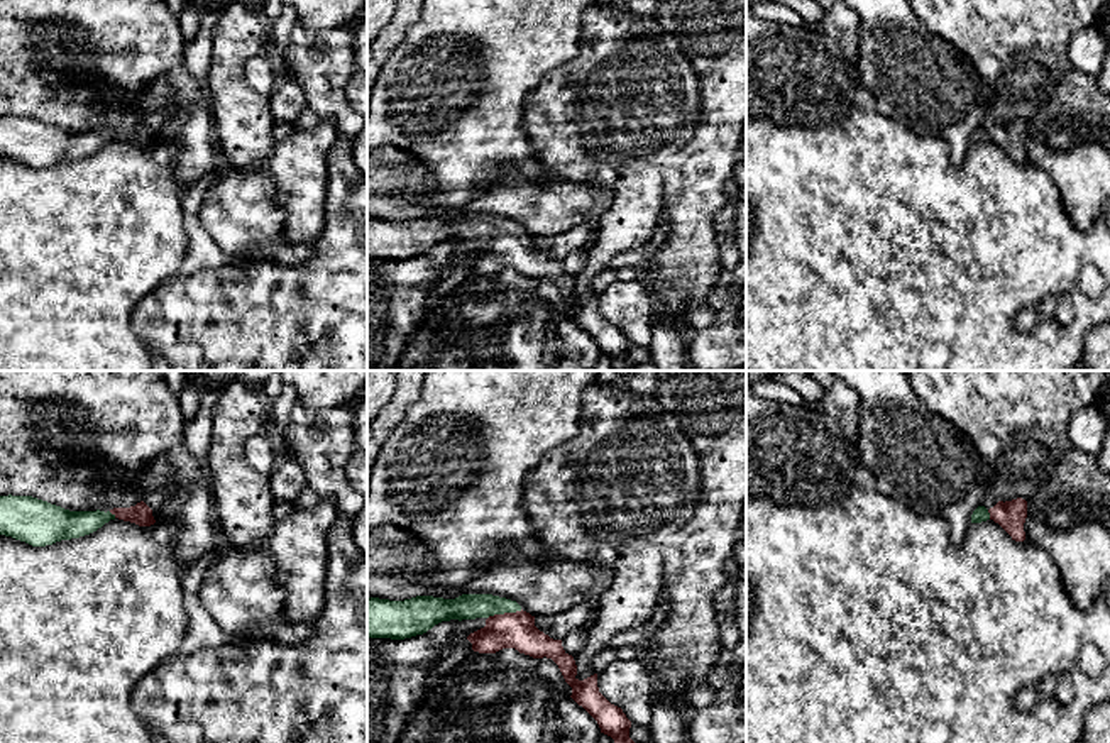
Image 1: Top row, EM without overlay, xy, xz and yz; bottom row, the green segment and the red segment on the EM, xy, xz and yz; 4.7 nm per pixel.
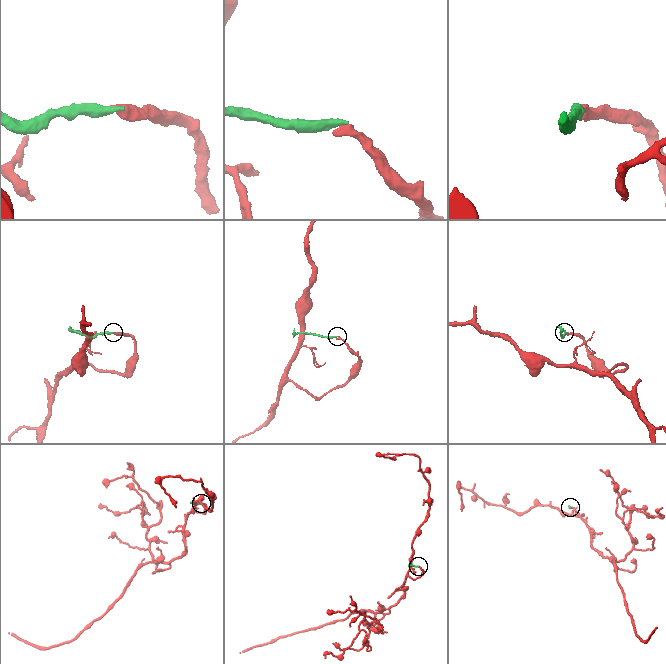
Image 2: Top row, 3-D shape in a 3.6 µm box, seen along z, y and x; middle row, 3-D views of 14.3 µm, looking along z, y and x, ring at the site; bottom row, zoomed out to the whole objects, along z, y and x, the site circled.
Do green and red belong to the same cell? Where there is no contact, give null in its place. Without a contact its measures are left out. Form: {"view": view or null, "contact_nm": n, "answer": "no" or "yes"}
{"view": "xz", "contact_nm": 170, "answer": "yes"}

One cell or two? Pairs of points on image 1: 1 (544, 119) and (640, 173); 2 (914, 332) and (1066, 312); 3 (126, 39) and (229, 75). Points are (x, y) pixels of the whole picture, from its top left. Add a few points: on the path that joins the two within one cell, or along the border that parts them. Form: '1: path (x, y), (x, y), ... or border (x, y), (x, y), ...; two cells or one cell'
1: path (567, 119), (589, 122), (616, 149); one cell
2: border (1077, 315), (1066, 324), (1060, 324), (1055, 319); two cells
3: border (203, 83), (214, 122); two cells

